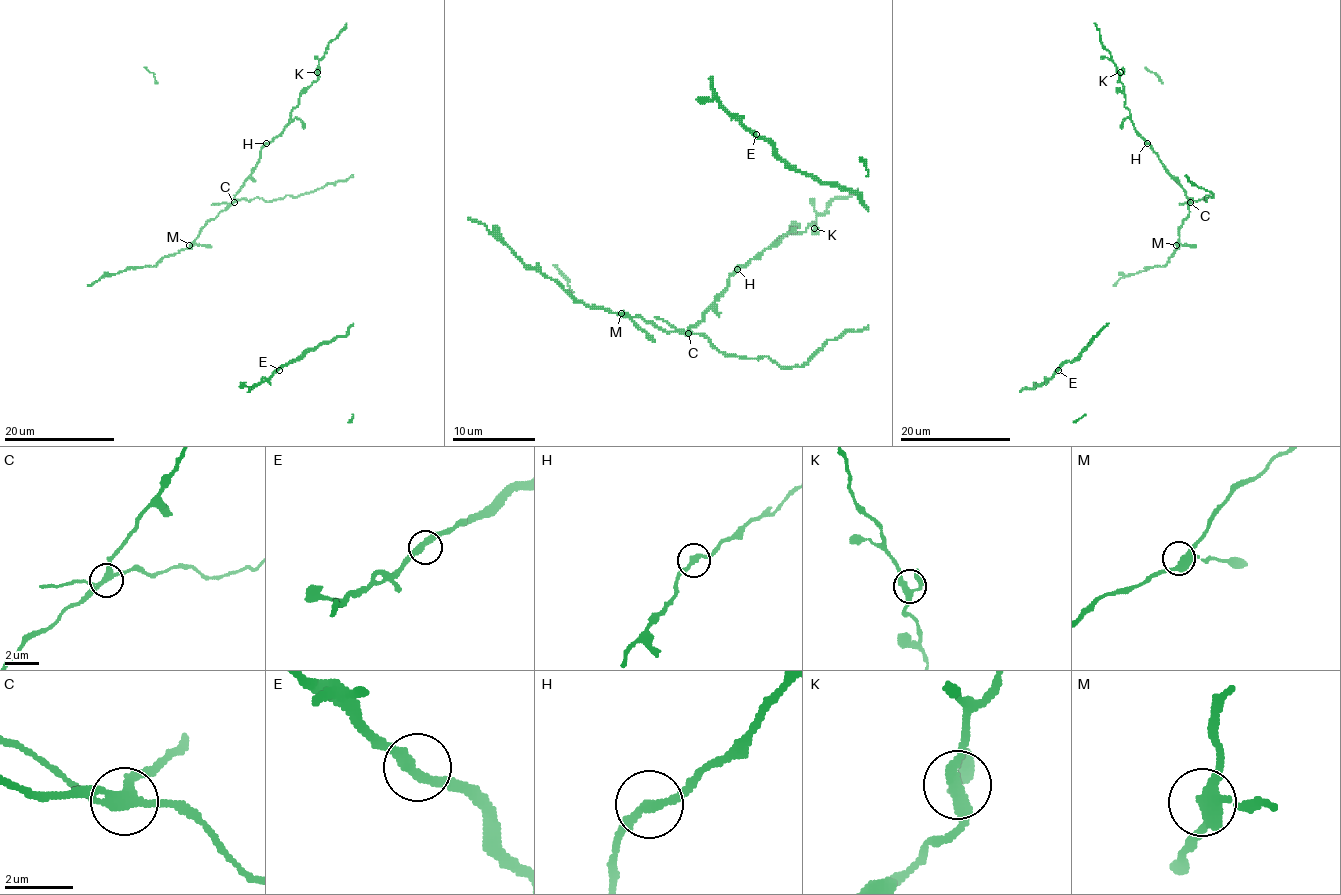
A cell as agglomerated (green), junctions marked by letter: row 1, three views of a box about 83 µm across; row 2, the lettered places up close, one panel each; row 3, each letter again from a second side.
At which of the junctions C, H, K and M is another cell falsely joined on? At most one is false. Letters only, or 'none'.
C

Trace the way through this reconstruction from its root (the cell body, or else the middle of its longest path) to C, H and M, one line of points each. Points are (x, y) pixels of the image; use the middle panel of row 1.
C: (814, 354), (800, 367), (779, 367), (766, 356), (742, 358), (723, 354), (700, 333), (688, 333)
H: (814, 354), (800, 367), (779, 367), (766, 356), (723, 354), (690, 329), (737, 269)
M: (814, 354), (800, 367), (779, 367), (766, 356), (723, 354), (700, 333), (663, 331), (621, 313)

